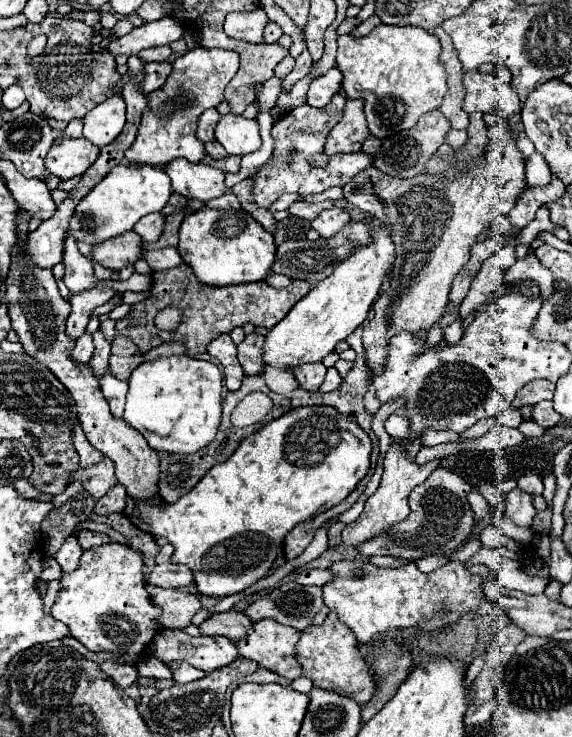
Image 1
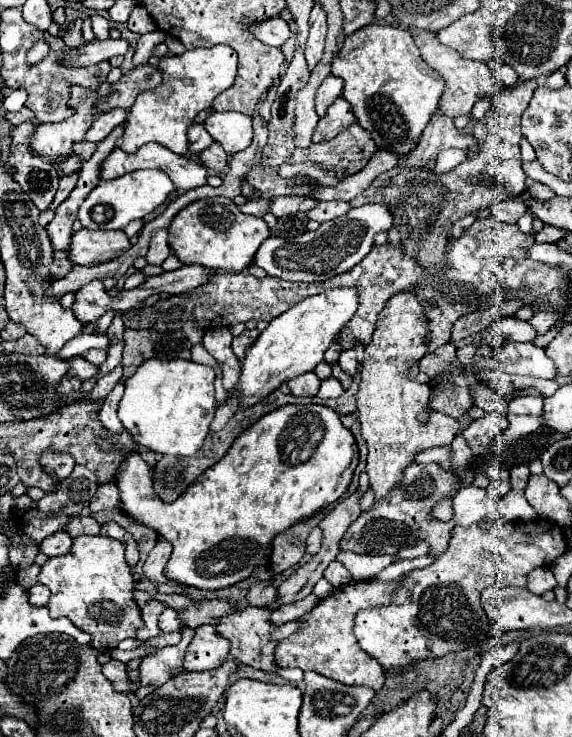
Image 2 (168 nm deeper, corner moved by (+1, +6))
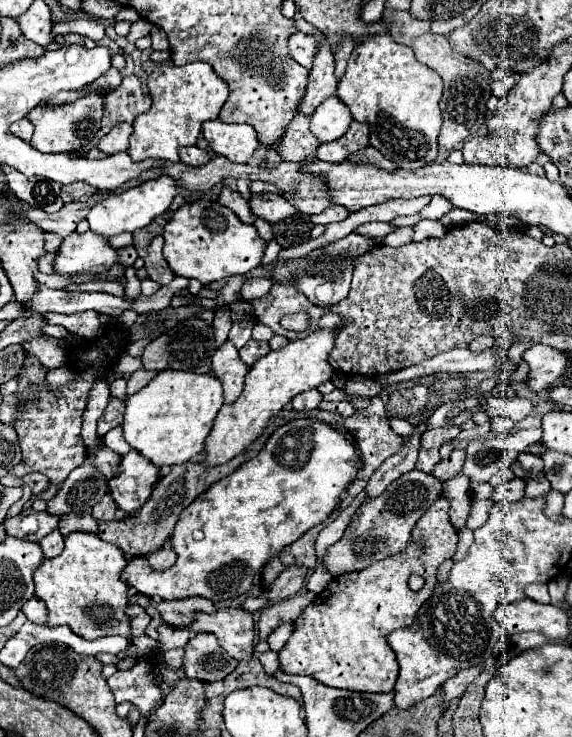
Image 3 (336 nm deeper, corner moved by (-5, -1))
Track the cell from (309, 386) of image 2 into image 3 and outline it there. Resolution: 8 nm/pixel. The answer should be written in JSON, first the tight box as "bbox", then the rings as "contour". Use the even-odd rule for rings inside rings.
{"bbox":[291,390,321,412],"contour":[[[307,390],[307,392],[297,394],[291,400],[291,406],[293,406],[293,410],[303,412],[303,410],[315,410],[319,406],[319,402],[321,402],[321,394],[317,390]]]}

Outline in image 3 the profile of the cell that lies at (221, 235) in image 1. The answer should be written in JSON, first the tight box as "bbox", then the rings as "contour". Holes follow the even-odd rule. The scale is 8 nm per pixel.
{"bbox":[163,196,267,284],"contour":[[[203,196],[195,202],[183,204],[173,212],[163,232],[163,256],[175,276],[197,278],[203,284],[229,278],[233,274],[247,274],[261,264],[267,244],[259,238],[251,224],[241,222],[229,208]]]}

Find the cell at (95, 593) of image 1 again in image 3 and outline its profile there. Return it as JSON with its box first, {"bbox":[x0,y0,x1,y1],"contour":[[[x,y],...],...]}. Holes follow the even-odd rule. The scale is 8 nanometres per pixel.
{"bbox":[33,532,129,640],"contour":[[[71,532],[65,536],[65,548],[55,558],[45,558],[43,564],[37,566],[33,572],[35,580],[35,596],[45,602],[47,608],[47,622],[45,626],[69,626],[77,636],[85,640],[97,640],[111,634],[121,634],[129,638],[129,618],[125,616],[127,608],[127,584],[121,580],[121,570],[127,566],[123,552],[101,540],[97,534],[91,532]]]}

